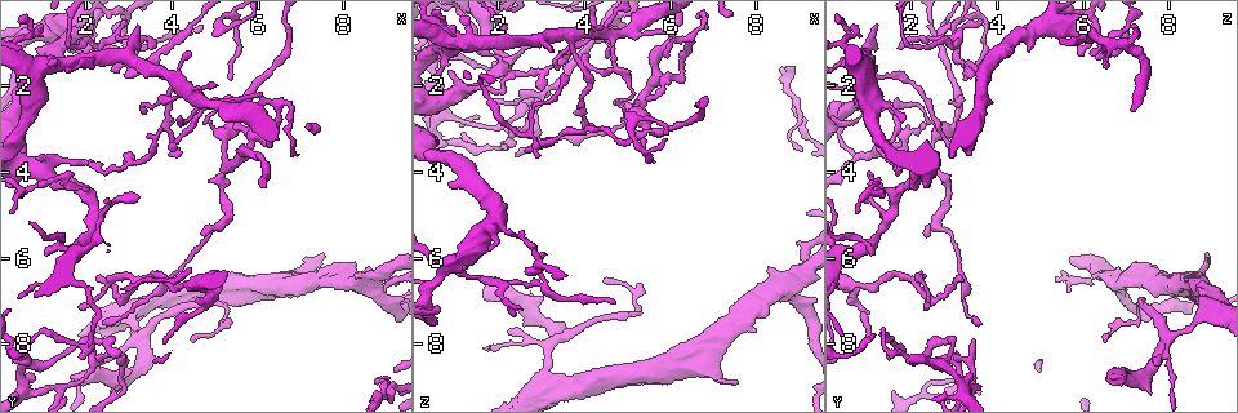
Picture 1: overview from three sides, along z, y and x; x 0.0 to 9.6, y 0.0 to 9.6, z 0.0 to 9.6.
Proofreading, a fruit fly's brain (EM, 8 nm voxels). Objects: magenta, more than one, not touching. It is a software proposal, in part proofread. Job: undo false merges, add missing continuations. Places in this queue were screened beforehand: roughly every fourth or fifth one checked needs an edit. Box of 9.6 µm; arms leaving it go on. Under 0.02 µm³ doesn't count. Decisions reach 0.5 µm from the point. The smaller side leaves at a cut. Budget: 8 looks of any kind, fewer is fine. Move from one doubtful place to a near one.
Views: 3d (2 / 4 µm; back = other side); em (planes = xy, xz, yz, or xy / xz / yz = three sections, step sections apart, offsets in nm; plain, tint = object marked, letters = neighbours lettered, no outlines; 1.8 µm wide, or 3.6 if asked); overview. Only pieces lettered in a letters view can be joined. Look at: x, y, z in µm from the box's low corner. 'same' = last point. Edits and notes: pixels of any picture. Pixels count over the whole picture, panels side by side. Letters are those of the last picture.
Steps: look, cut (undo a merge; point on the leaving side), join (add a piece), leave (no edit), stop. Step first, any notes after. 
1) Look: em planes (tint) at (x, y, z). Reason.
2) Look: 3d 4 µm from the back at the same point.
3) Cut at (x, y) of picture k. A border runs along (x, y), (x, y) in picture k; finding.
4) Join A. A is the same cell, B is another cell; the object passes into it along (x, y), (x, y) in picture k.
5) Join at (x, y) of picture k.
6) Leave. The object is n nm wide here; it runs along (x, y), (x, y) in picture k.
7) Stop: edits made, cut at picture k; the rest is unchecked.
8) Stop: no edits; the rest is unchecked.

Look: em planes (letters) at (5.75, 3.55, 1.85). A fork.

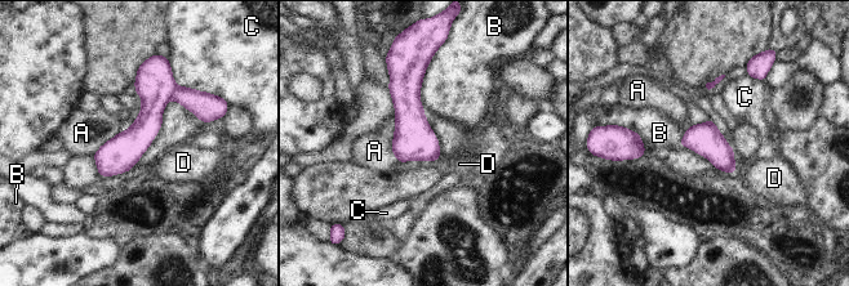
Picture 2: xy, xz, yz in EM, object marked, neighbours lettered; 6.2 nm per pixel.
Cut at (154, 84) of picture 2. A, B, C and D are other cells; a second neuron is stuck on.

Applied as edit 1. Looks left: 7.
Look: overview.

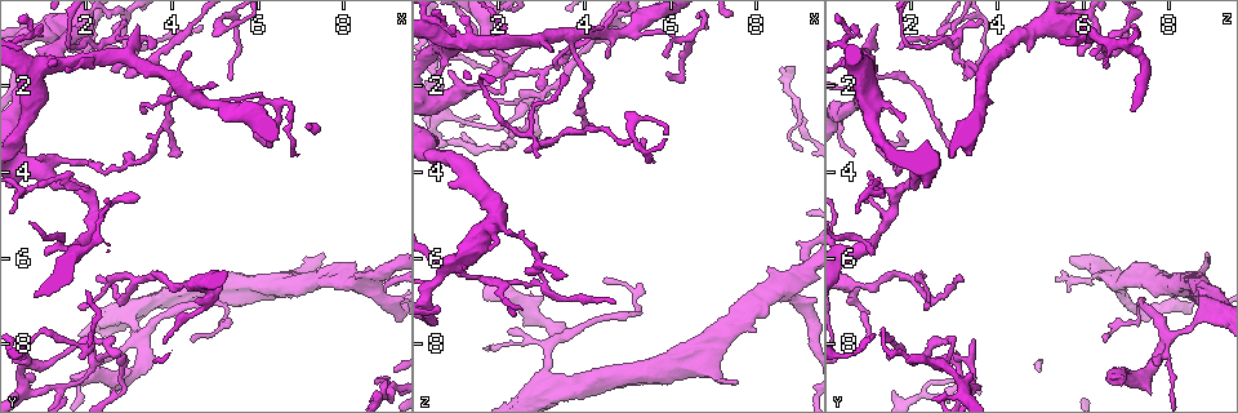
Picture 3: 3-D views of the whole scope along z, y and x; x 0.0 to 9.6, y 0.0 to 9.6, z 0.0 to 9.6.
Look: 3d 2 µm from the back at (2.25, 6.45, 3.15). An open end.

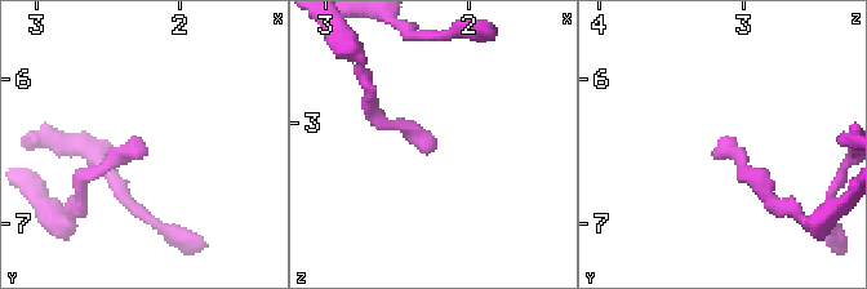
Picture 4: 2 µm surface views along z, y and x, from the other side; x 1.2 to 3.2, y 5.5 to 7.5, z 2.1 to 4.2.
Look: em planes (tint) at (2.24, 6.50, 3.20). Now the EM.

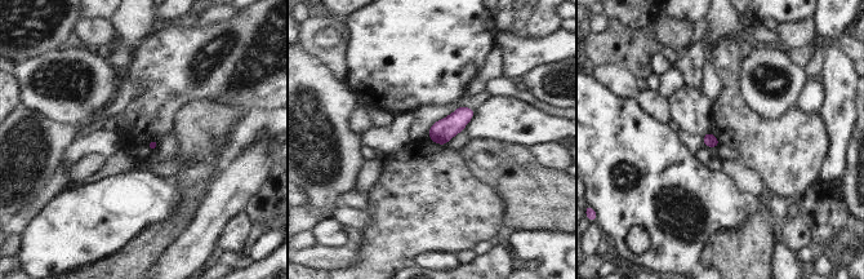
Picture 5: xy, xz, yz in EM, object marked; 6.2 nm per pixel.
Look: em planes (letters) at the same point.

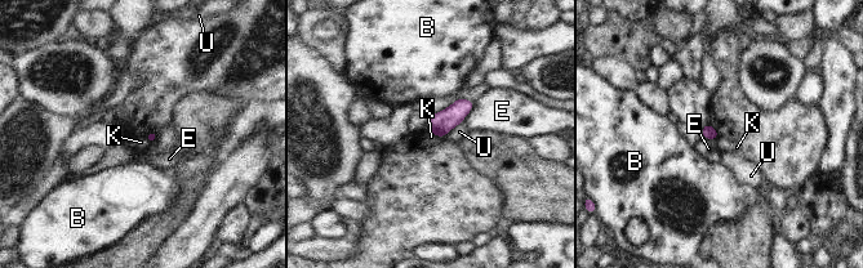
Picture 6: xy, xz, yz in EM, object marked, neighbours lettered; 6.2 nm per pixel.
Leave. B, E, K and U are other cells; a border runs along (719, 134), (715, 139) in picture 6; none of them fits.

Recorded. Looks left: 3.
Look: em xy step 16 (letters) at (8.20, 6.35, 6.25). Stops while still wide.

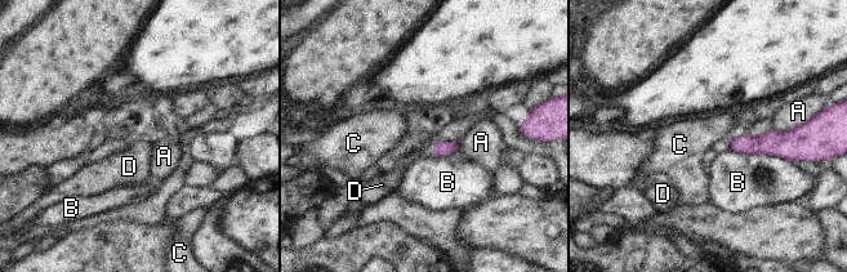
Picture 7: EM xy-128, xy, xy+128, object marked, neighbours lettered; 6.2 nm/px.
Look: em planes (letters) at the same point.

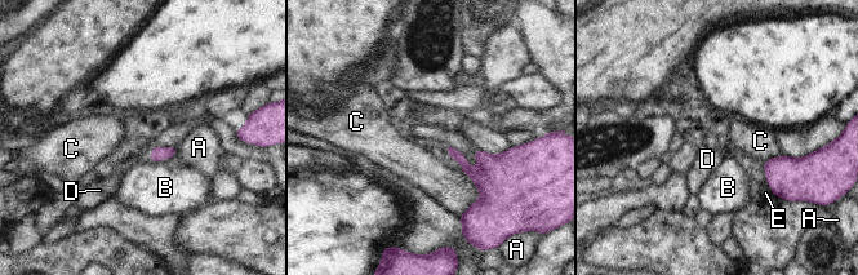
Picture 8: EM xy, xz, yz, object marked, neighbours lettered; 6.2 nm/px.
Join D. The longest contact is with C, 300 nm; D is the same cell, A, B, C and E are other cells; the object passes into it along (158, 154), (151, 155), (143, 155) in picture 8; it goes on there.

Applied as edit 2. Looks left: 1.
Stop: edits made, cut at picture 2, join at picture 8; the rest is unchecked.

